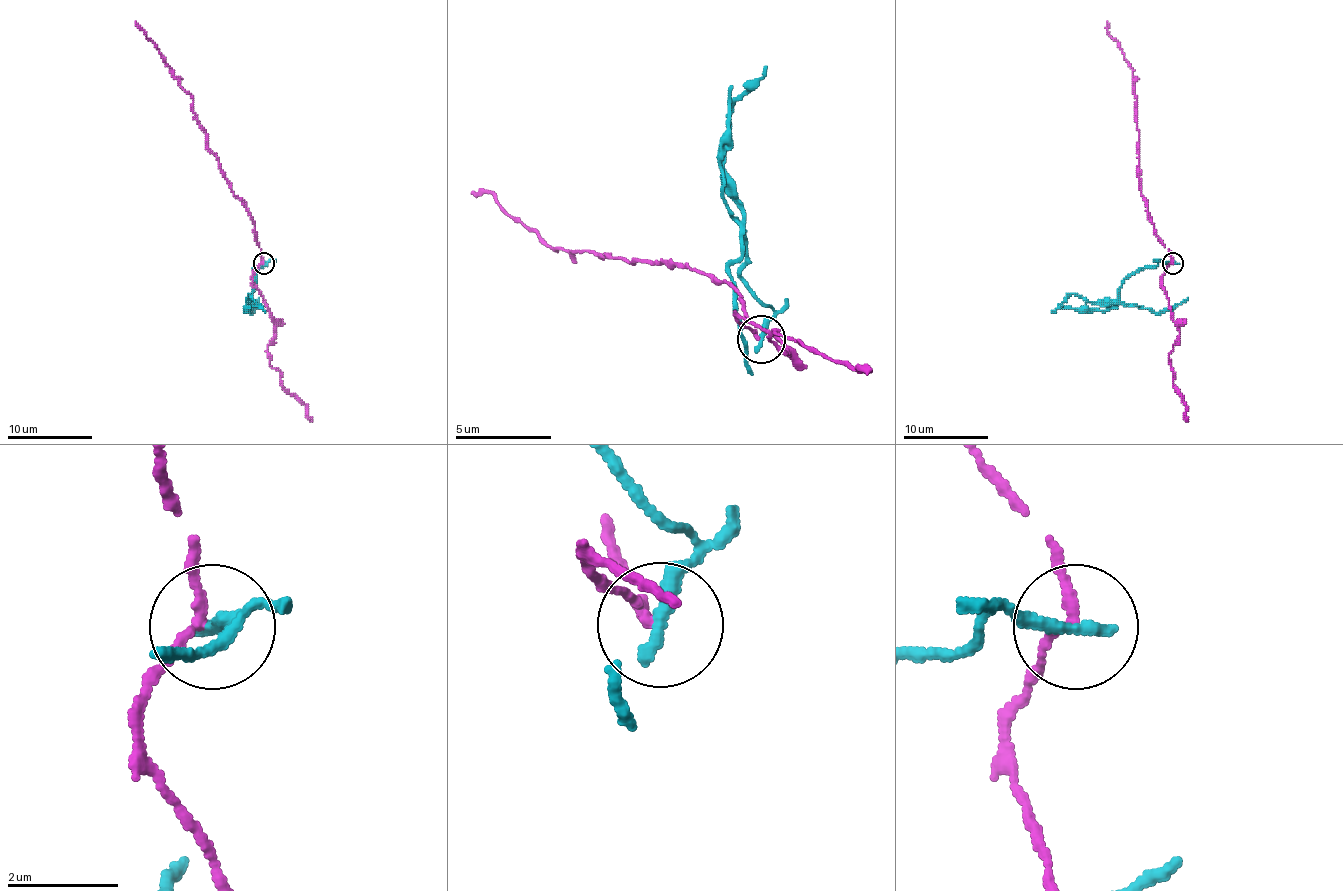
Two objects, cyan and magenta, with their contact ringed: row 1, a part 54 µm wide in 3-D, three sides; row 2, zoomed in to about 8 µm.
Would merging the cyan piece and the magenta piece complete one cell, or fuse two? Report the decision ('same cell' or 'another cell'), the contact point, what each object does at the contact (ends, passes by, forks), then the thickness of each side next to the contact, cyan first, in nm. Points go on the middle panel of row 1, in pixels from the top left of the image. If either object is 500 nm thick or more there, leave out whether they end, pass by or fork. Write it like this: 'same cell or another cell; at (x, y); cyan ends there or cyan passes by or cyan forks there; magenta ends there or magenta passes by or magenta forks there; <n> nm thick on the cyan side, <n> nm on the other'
another cell; at (761, 339); cyan ends there; magenta passes by; 300 nm thick on the cyan side, 150 nm on the other

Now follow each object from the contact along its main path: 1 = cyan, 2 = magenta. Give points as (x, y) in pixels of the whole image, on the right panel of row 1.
1: (1173, 264), (1160, 261), (1154, 268), (1139, 270), (1124, 281), (1115, 300), (1085, 302), (1071, 293), (1051, 313)
2: (1173, 264), (1171, 251), (1156, 234), (1141, 193), (1132, 68), (1109, 34), (1107, 21)

